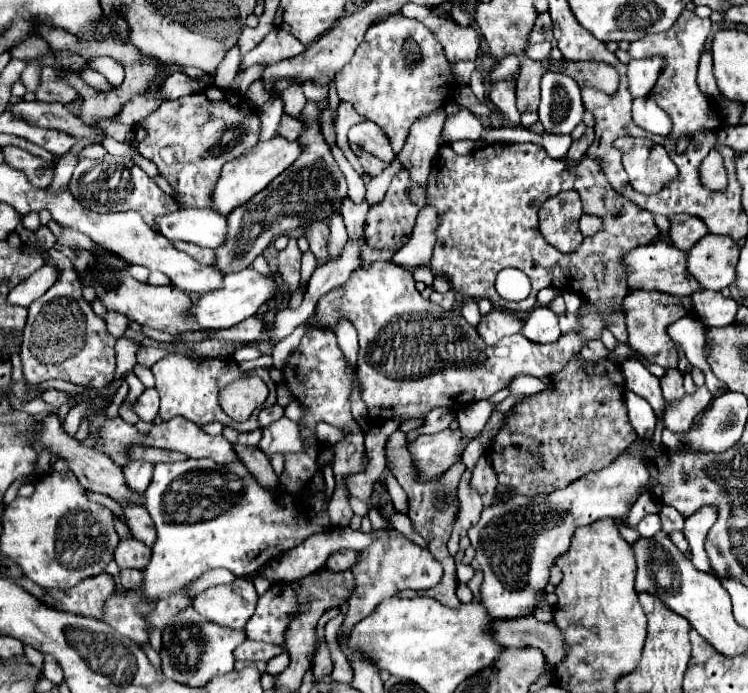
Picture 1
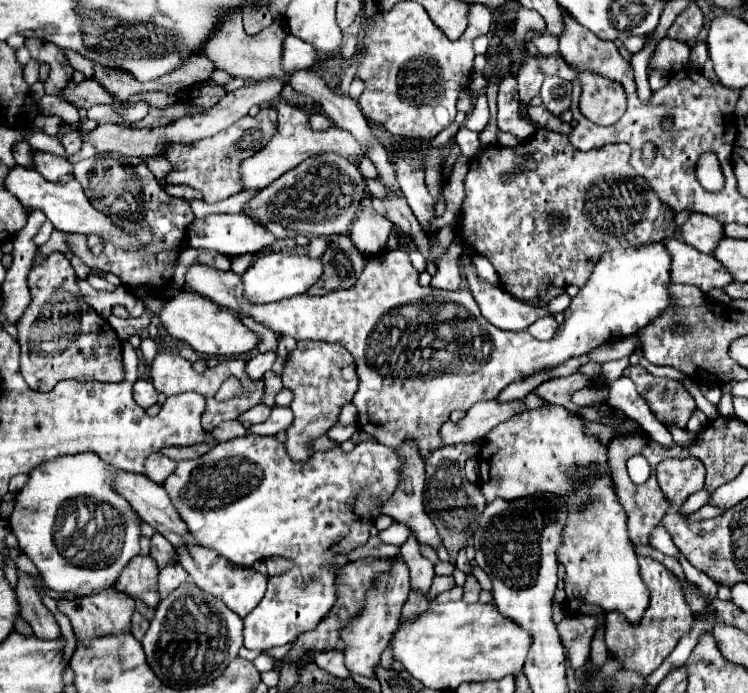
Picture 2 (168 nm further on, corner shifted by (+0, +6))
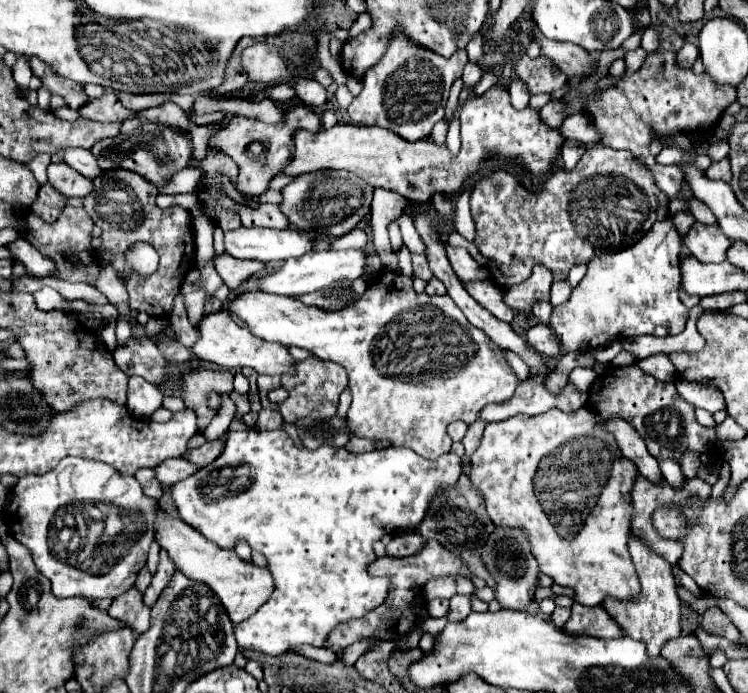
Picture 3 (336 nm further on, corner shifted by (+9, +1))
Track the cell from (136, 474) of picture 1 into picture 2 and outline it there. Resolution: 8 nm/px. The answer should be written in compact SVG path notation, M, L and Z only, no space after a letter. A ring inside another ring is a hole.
M152 453L152 457L144 461L144 473L154 483L162 483L174 471L174 467L176 467L176 461L164 457L162 453Z

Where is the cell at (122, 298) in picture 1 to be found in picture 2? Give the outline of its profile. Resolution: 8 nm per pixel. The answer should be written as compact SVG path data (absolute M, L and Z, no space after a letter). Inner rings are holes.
M182 291L182 293L170 297L168 301L164 301L162 309L158 313L158 319L162 321L162 327L166 329L166 333L172 339L184 341L194 351L204 353L204 355L236 357L236 355L252 351L260 343L258 335L254 335L248 327L244 327L242 321L238 317L234 317L228 309L220 309L210 299L206 299L198 293L192 293L192 291Z

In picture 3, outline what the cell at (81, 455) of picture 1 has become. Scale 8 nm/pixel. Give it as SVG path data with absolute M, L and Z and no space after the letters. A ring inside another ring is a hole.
M163 510L157 512L155 540L169 552L169 558L185 576L211 586L211 590L223 602L233 624L239 624L255 614L255 610L259 610L259 606L263 606L263 602L275 590L269 568L259 568L251 560L241 560L233 550L221 550L219 546L215 546L215 542L203 538L203 534L199 534L195 528L187 526L179 518L171 518Z

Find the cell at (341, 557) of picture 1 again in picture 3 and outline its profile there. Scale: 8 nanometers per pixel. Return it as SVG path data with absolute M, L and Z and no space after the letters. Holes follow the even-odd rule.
M409 532L405 536L395 536L391 540L391 544L387 546L387 556L411 556L411 554L417 554L419 550L423 550L423 544L427 544L427 540L419 532Z

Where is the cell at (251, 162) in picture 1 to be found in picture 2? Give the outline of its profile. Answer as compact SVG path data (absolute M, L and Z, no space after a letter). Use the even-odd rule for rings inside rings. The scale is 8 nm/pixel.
M284 101L272 103L272 107L278 111L276 133L264 145L264 149L256 151L252 157L248 157L240 163L240 177L242 177L244 189L264 189L268 183L276 181L280 175L294 169L298 163L302 163L306 157L310 157L314 153L326 151L326 153L338 153L342 157L352 157L352 159L358 159L364 155L364 149L358 145L358 141L348 131L344 131L340 127L330 127L328 131L312 131L306 125L308 115L302 109L292 107Z

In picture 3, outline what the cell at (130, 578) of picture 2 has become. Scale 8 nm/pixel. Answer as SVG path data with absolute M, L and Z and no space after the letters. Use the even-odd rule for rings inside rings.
M131 588L125 594L117 596L107 612L109 612L109 616L125 622L133 632L137 632L137 634L147 632L149 608L143 604L143 596L139 594L139 590Z

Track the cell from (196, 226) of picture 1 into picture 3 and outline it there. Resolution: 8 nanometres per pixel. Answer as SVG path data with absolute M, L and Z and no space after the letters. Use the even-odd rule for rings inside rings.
M237 228L225 234L225 250L227 254L235 258L249 258L259 262L283 262L287 258L299 258L305 252L313 250L313 238L307 232L285 228L285 230L273 230L273 228Z

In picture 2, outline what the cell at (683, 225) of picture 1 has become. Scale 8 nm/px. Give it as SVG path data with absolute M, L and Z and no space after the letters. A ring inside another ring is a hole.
M690 213L688 221L680 229L682 239L696 247L702 253L712 253L718 245L718 241L724 237L724 225L714 221L708 215L702 213Z

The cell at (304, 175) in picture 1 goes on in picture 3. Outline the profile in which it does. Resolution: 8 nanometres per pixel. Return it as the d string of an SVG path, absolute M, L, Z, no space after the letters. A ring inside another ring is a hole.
M317 170L301 174L291 184L287 184L283 188L283 202L279 204L279 208L293 228L311 232L313 236L327 234L339 238L357 228L363 220L367 220L373 202L373 190L373 186L351 172Z

